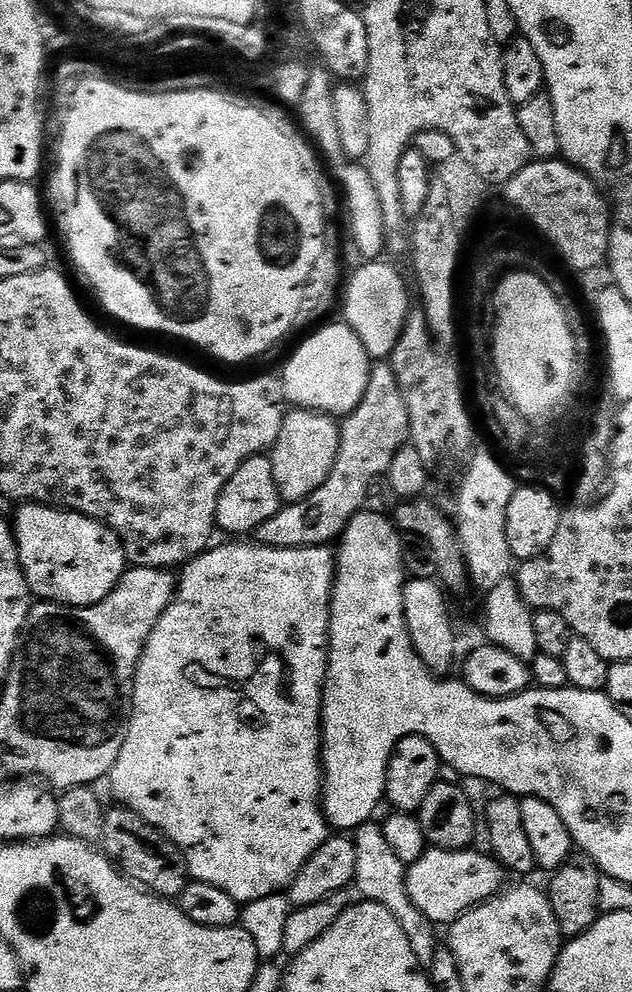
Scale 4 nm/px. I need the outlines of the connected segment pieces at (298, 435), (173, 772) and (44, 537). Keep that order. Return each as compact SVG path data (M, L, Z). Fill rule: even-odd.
M292 410L282 422L282 430L278 434L278 442L270 449L270 459L274 466L274 482L278 482L278 494L285 505L297 504L326 478L330 478L330 470L334 470L334 462L340 453L340 424L325 412L311 410Z
M248 542L228 543L232 544L224 544L221 548L216 548L217 546L209 547L207 552L200 553L191 564L183 569L182 575L184 577L182 575L179 577L176 599L168 607L166 614L162 614L162 618L158 618L158 626L154 626L154 630L146 642L144 653L136 667L136 677L132 687L132 717L128 723L126 742L122 742L122 750L112 767L110 781L112 780L112 792L120 799L117 801L123 807L132 812L137 812L145 822L157 828L167 840L174 842L174 846L180 848L180 852L186 858L188 874L192 880L201 880L210 886L218 886L218 890L226 890L226 894L230 894L230 898L234 898L243 906L254 902L258 898L274 896L287 890L294 882L298 870L302 870L302 866L306 866L306 862L314 854L314 850L318 850L318 846L322 846L322 842L326 842L330 835L330 825L324 817L322 803L324 773L322 771L320 707L324 701L324 679L328 673L328 611L332 608L332 586L336 579L336 557L333 549L328 546L318 548L265 548L263 544L255 542L249 542L249 544L244 544Z
M21 503L17 508L14 512L16 520L13 519L11 525L20 565L33 597L49 604L66 604L70 608L92 608L115 590L126 571L124 543L120 541L119 534L89 516L65 512L63 508L51 508L48 504Z

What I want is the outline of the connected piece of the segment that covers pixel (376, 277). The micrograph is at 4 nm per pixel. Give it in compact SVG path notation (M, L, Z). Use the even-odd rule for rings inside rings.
M364 262L364 265L352 276L352 281L347 281L342 292L342 308L344 304L344 316L348 327L358 334L366 354L376 362L384 362L391 357L394 346L404 329L404 323L408 320L410 305L408 305L408 288L404 285L404 280L388 264L384 262Z

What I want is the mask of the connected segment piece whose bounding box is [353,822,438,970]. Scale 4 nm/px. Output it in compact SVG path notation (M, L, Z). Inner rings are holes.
M369 822L355 829L353 840L357 857L357 869L354 878L355 891L358 890L365 901L384 905L390 910L394 918L397 918L402 930L405 931L420 967L430 970L433 966L438 941L436 941L433 925L414 906L409 892L406 890L407 865L395 857L394 850L391 850L386 843L383 829L377 823Z

